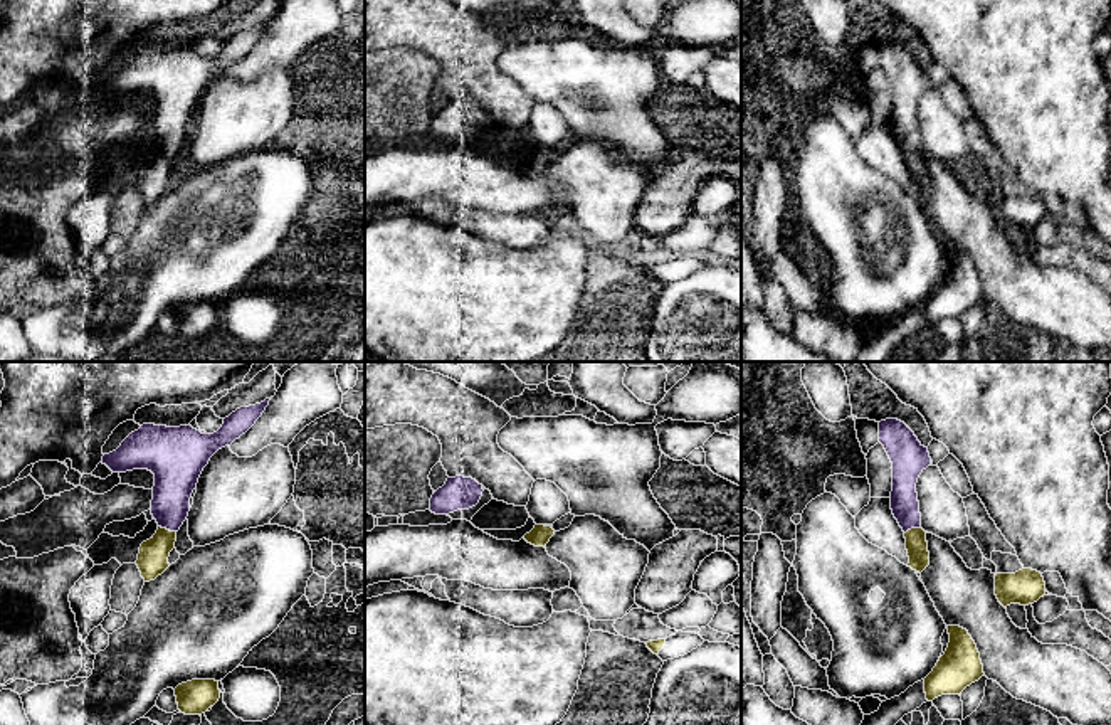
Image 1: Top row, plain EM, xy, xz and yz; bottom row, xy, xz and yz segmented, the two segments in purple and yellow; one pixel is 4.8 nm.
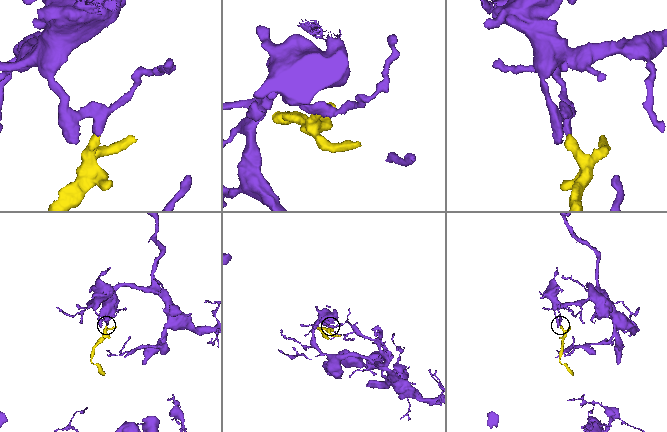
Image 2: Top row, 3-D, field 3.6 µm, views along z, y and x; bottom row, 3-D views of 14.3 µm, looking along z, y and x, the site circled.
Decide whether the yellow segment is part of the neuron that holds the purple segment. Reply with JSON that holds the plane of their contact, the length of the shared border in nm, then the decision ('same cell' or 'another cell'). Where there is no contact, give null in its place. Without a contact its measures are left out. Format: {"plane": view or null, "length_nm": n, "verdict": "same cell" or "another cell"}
{"plane": "xy", "length_nm": 90, "verdict": "another cell"}

